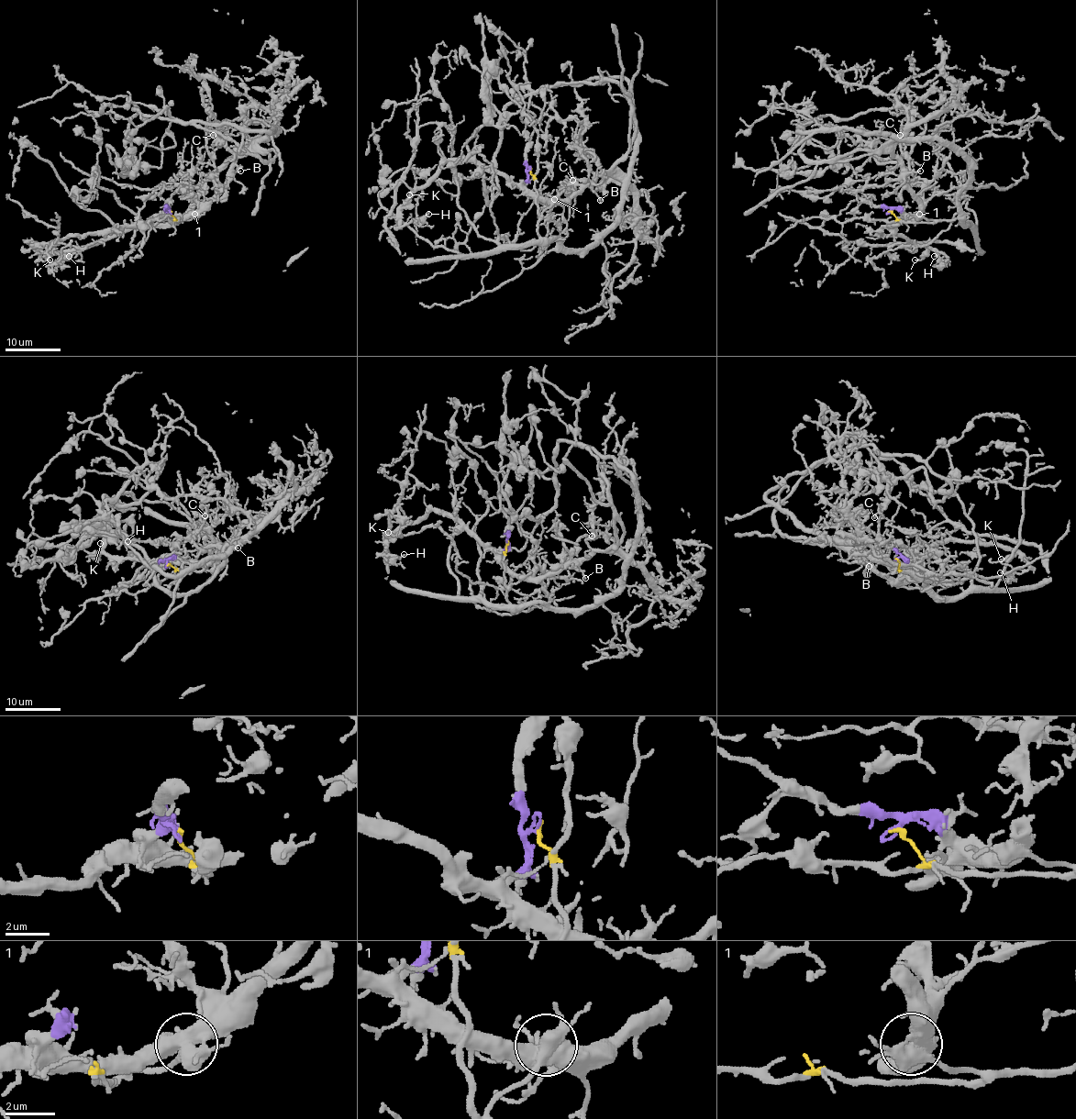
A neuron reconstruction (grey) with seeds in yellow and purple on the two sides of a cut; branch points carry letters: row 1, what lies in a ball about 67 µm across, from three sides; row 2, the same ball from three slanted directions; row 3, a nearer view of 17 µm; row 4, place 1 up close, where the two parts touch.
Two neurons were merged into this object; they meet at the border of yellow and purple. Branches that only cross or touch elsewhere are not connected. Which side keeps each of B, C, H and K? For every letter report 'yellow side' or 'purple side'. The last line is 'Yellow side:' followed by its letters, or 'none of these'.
B: purple side
C: purple side
H: purple side
K: purple side
Yellow side: none of these

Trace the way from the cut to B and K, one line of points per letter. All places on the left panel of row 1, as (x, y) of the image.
B: (171, 210), (168, 209), (164, 215), (175, 217), (197, 213), (233, 173), (239, 171)
K: (171, 210), (154, 216), (144, 224), (124, 224), (113, 231), (88, 232), (50, 240), (41, 249), (49, 260)

